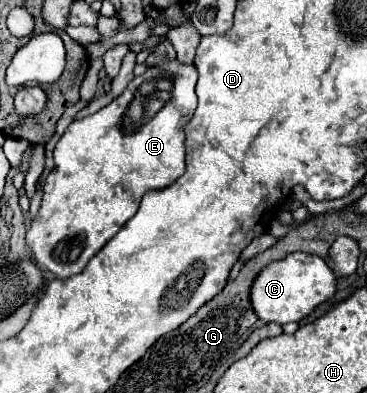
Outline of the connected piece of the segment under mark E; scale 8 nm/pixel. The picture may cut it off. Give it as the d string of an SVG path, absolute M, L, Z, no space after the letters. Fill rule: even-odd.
M163 61L157 67L149 69L145 75L135 77L123 95L117 97L117 101L111 101L107 107L99 109L97 113L73 121L67 131L61 135L53 149L55 169L45 179L45 193L41 201L41 209L37 217L31 221L31 227L27 231L27 243L33 251L33 257L39 265L43 265L53 277L67 279L71 275L77 275L85 269L87 261L133 217L139 209L139 201L147 191L153 189L165 189L171 185L177 177L185 171L185 127L189 119L193 117L193 111L197 107L197 95L195 95L195 83L197 83L197 69L193 65L183 65L179 61ZM151 79L169 79L173 83L171 99L161 107L161 111L147 121L139 131L133 131L129 135L123 133L123 115L129 107L129 103L135 97L135 91Z

